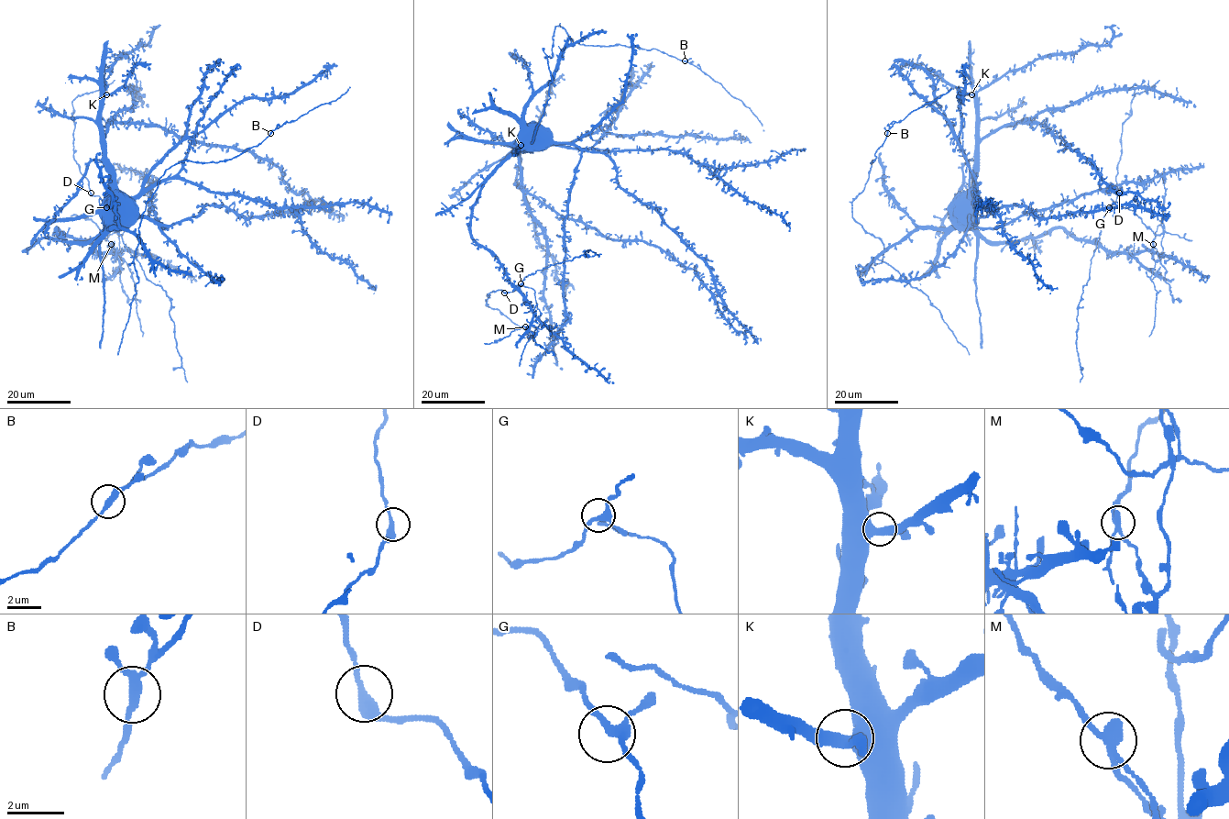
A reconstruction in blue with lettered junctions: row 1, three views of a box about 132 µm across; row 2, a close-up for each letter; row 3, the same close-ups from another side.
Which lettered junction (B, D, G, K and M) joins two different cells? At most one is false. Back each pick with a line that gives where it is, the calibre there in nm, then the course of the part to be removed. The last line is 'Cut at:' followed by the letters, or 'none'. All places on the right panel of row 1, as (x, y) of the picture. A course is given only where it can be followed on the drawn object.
M: (1153, 244) | 280 nm | (1153, 244), (1161, 257), (1162, 234), (1155, 235), (1134, 211), (1116, 204), (1110, 198)
Cut at: M

